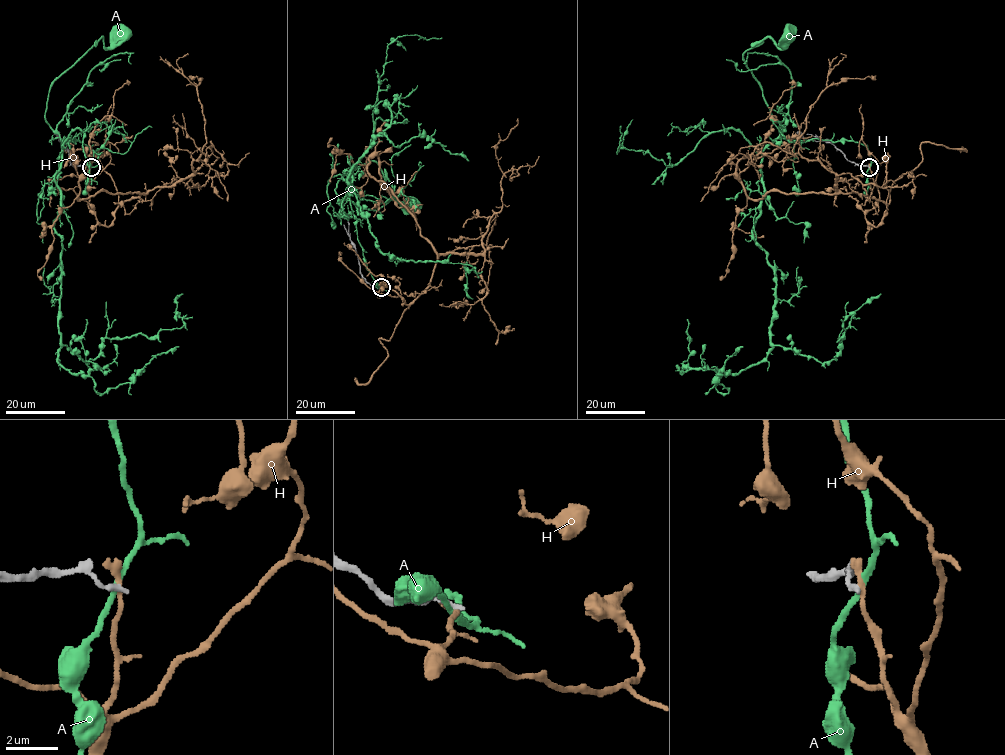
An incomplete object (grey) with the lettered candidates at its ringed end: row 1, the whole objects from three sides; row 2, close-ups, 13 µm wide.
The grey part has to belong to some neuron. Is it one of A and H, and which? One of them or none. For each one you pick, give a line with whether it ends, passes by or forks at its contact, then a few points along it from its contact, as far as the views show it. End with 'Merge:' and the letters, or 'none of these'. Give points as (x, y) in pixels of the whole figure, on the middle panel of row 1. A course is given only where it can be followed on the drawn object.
Merge: none of these

